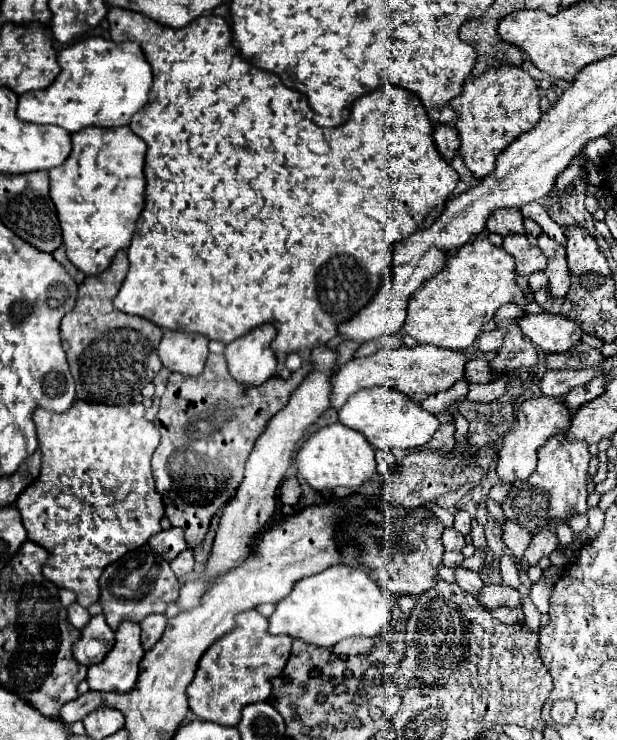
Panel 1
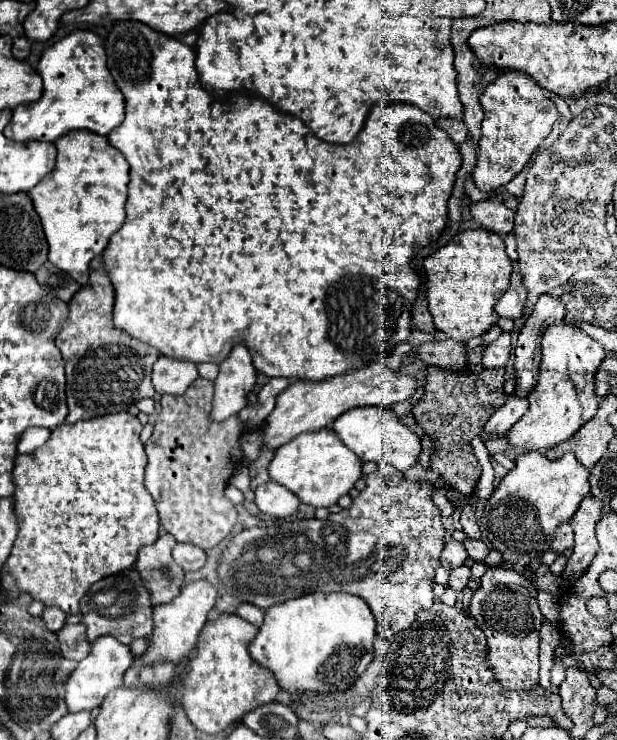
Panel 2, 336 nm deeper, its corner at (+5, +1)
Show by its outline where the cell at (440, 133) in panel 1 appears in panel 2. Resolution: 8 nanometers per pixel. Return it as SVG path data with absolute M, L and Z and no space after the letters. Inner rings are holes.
M453 117L453 119L439 119L439 121L437 121L437 127L443 129L443 131L447 131L449 137L451 137L457 145L461 145L461 143L467 139L467 135L469 135L465 123L463 123L459 117Z

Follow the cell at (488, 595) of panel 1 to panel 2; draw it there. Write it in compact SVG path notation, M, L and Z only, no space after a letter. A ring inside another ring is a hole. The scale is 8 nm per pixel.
M489 567L469 603L477 627L487 637L487 665L505 691L529 691L539 685L539 631L545 623L535 585L521 573Z

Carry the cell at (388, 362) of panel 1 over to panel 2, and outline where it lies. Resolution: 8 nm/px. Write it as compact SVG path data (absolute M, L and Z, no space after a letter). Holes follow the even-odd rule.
M381 365L365 367L363 371L351 371L351 375L337 375L335 379L327 379L323 383L307 383L307 381L293 381L279 397L275 409L265 419L263 443L267 449L275 451L299 433L305 431L319 431L323 427L331 427L333 421L355 407L393 407L395 403L407 401L415 393L415 379L405 373L391 371Z

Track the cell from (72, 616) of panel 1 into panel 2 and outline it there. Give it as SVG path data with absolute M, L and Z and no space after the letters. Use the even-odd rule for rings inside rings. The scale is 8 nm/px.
M47 607L47 609L43 609L41 619L43 619L45 627L47 627L49 631L53 631L53 633L57 633L57 631L65 625L65 613L59 611L57 607L51 607L51 609Z

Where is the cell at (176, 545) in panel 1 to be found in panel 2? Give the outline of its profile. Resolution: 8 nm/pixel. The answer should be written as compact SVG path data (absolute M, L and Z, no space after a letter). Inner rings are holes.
M171 535L159 537L153 545L139 549L137 563L133 565L151 593L153 607L171 603L171 599L175 599L185 585L185 571L171 557L175 543L177 541Z

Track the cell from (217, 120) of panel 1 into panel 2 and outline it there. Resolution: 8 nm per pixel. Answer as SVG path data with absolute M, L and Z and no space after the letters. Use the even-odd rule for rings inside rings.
M115 23L107 35L105 49L109 57L109 71L125 97L125 119L111 131L111 135L107 135L107 139L117 151L123 153L131 167L129 199L125 205L127 219L103 251L103 265L115 289L113 321L117 329L141 339L143 343L151 343L165 357L191 363L219 365L233 349L233 343L241 341L247 345L259 373L267 377L305 381L323 381L367 367L369 363L381 363L395 345L409 339L411 309L419 293L419 275L413 267L413 257L417 249L439 241L447 225L447 199L455 185L455 173L463 161L457 145L443 129L435 127L435 121L425 111L419 111L407 103L375 105L353 143L331 145L311 135L311 129L307 129L301 119L283 115L259 97L235 93L227 101L215 99L209 91L203 91L199 83L199 75L195 71L195 49L179 39L151 31L143 23Z

